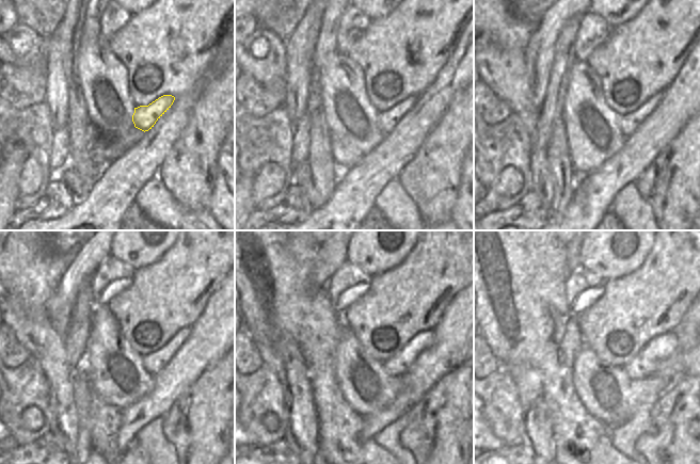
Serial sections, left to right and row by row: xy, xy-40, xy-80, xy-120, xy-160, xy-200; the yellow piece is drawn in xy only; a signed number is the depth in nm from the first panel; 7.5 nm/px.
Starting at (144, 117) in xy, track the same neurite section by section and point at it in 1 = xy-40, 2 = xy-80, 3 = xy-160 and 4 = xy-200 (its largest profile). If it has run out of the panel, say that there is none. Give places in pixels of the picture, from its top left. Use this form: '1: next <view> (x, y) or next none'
1: next xy-40 (386, 121)
2: next xy-80 (629, 123)
3: next xy-160 (397, 365)
4: next xy-200 (659, 348)

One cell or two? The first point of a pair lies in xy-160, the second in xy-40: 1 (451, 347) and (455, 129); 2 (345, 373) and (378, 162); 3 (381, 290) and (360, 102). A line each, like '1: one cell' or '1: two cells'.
1: two cells
2: two cells
3: two cells

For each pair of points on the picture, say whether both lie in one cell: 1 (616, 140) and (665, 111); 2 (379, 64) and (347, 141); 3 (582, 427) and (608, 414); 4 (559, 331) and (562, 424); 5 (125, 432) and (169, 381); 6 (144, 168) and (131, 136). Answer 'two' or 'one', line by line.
1: two
2: two
3: two
4: one
5: one
6: two

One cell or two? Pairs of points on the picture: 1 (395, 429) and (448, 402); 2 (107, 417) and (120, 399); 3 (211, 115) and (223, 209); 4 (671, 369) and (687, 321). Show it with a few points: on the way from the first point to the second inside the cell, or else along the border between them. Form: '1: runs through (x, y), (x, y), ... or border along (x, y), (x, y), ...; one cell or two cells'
1: border along (408, 413), (408, 424), (399, 437), (407, 448); two cells
2: border along (93, 393), (106, 403), (120, 410); two cells
3: border along (223, 141), (218, 154), (218, 170), (212, 188); two cells
4: runs through (677, 357), (685, 341), (686, 333); one cell

